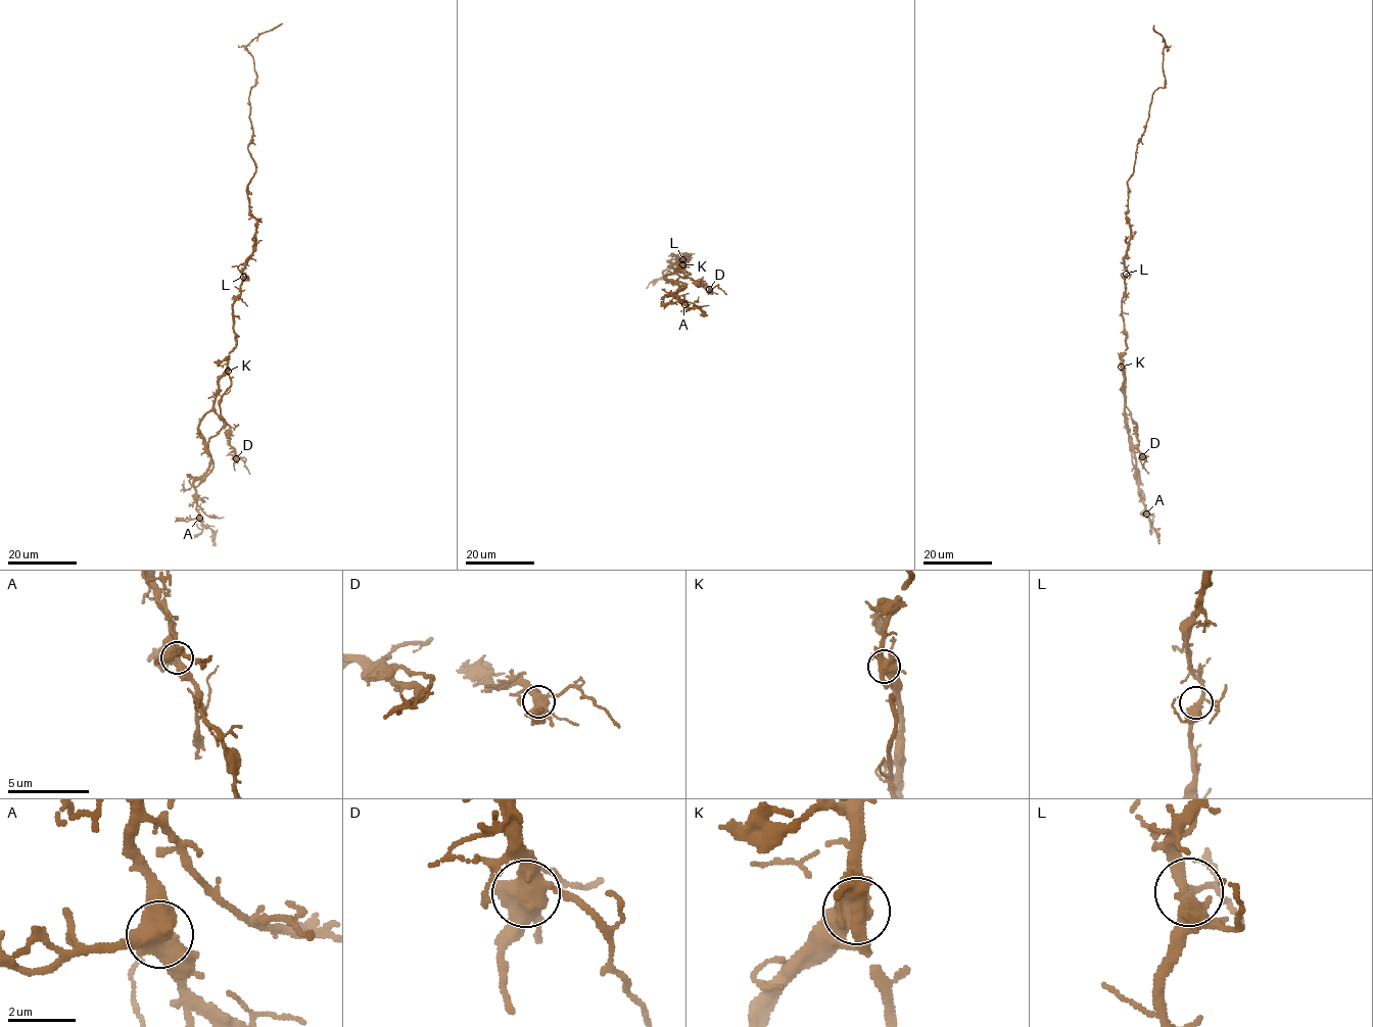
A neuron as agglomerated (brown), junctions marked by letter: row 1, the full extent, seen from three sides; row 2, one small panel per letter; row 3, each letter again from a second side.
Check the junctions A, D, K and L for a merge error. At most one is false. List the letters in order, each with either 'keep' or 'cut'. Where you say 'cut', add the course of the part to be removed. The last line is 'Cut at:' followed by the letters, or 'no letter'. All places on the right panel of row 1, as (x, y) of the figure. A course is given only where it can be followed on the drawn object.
A: keep
D: keep
K: cut | (1121, 367), (1127, 347), (1122, 299), (1130, 239), (1127, 182), (1152, 94), (1165, 86), (1165, 40), (1154, 26)
L: keep
Cut at: K

